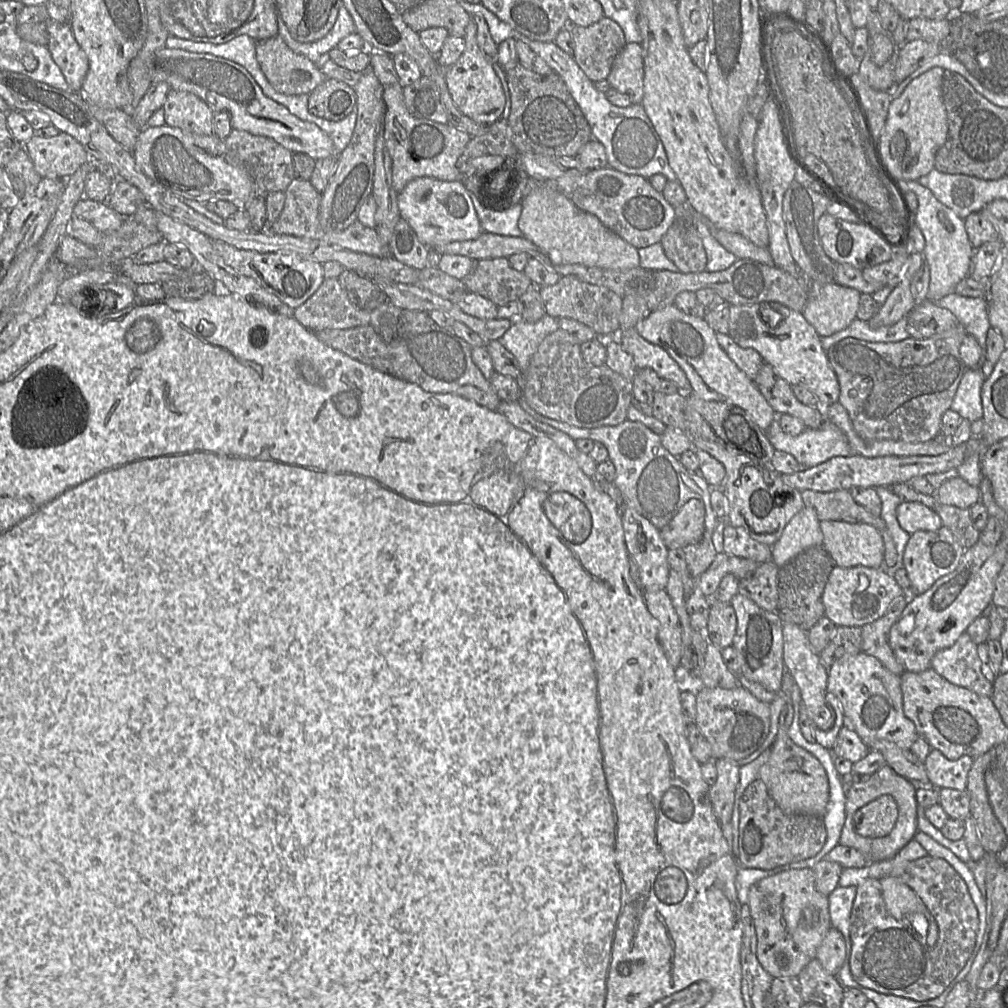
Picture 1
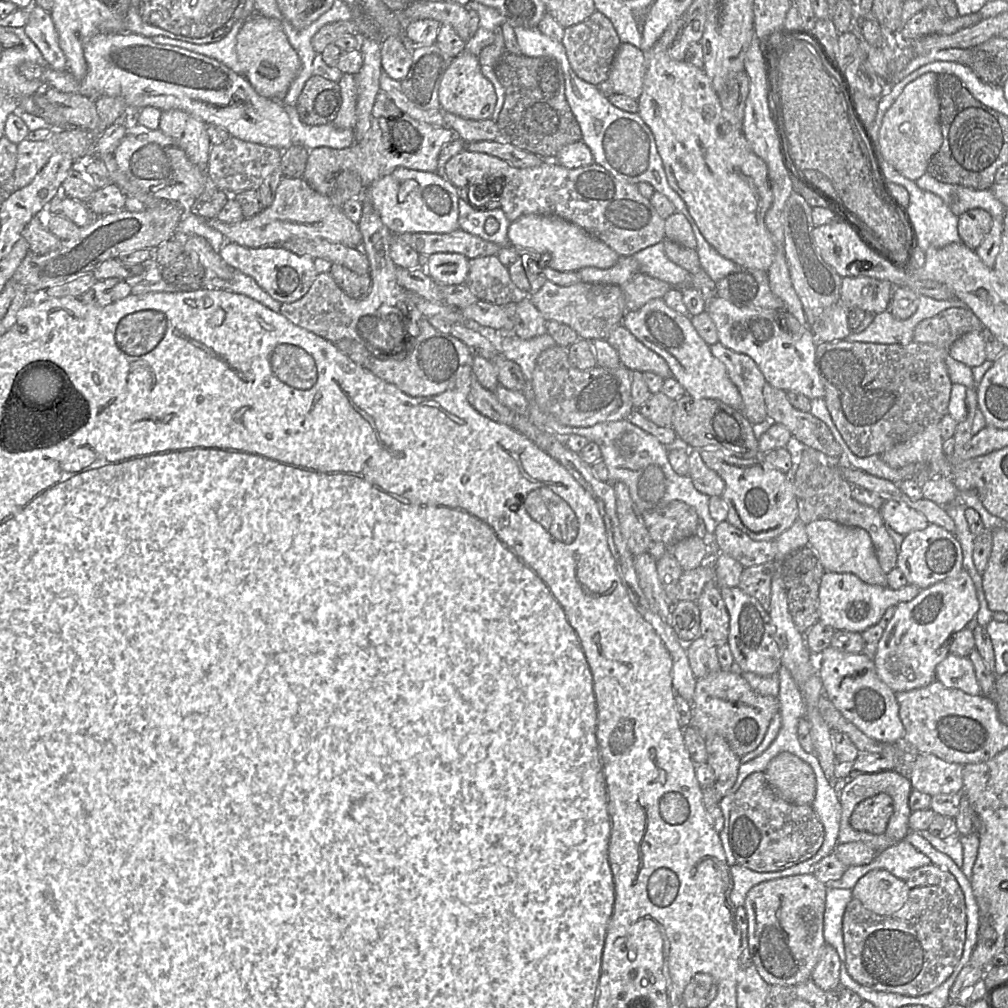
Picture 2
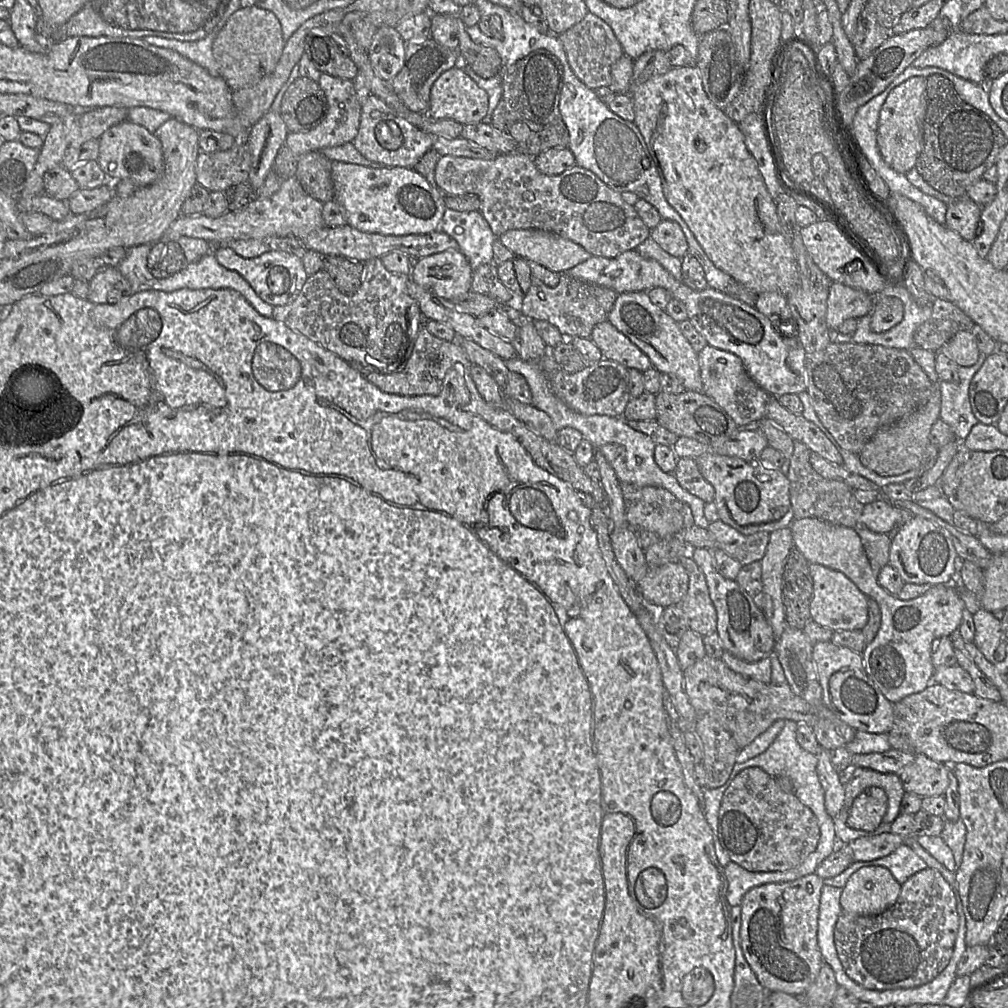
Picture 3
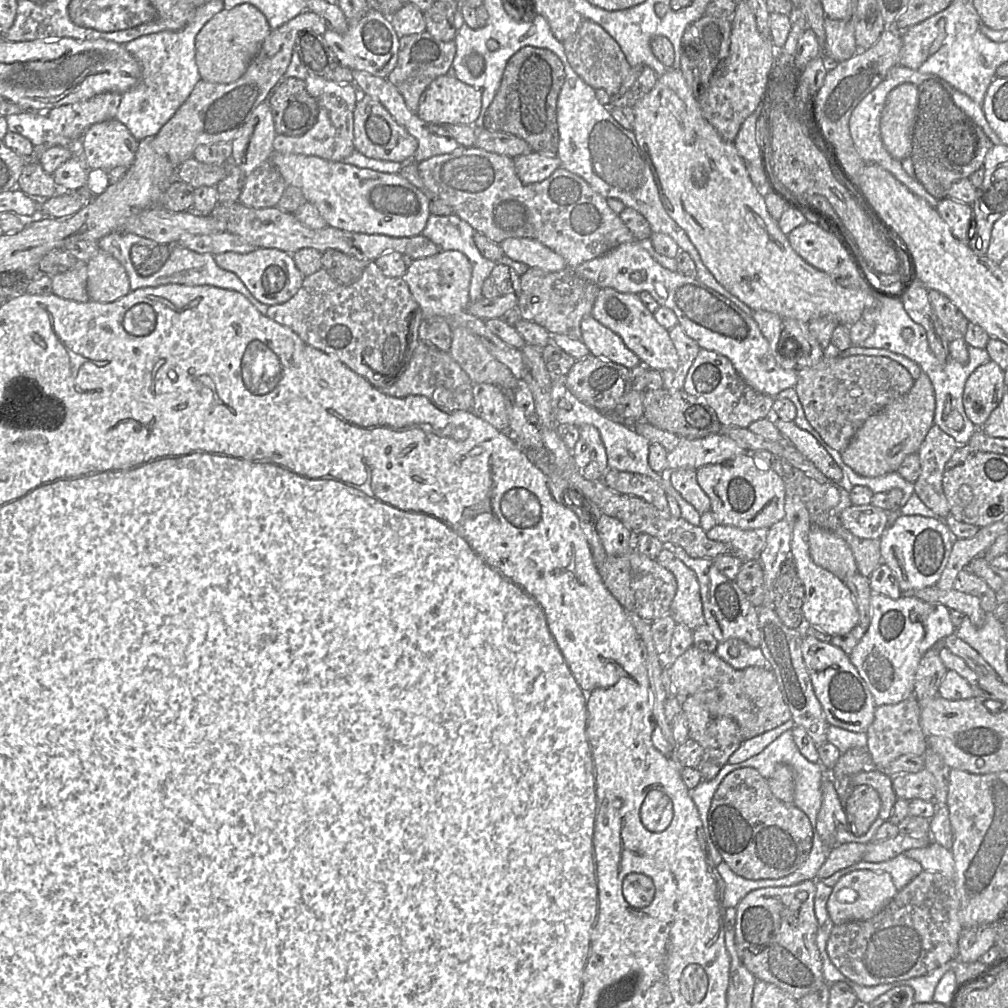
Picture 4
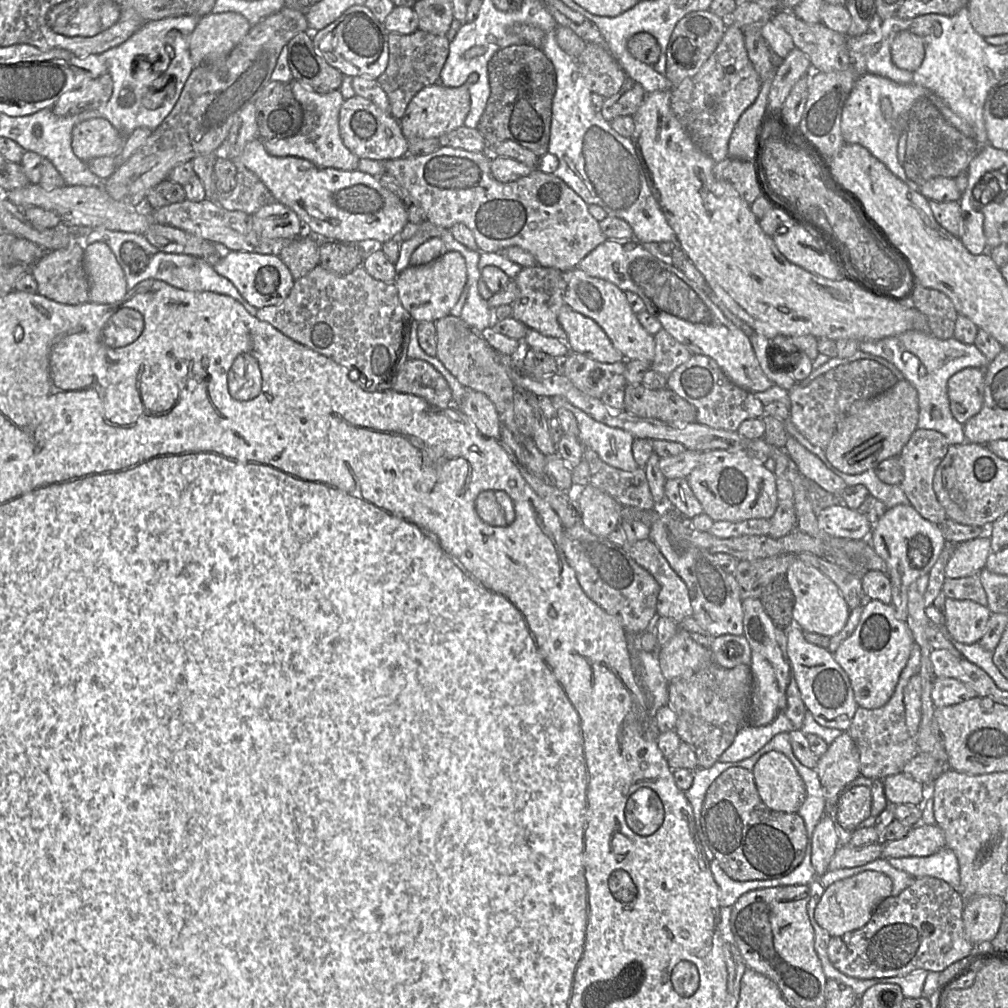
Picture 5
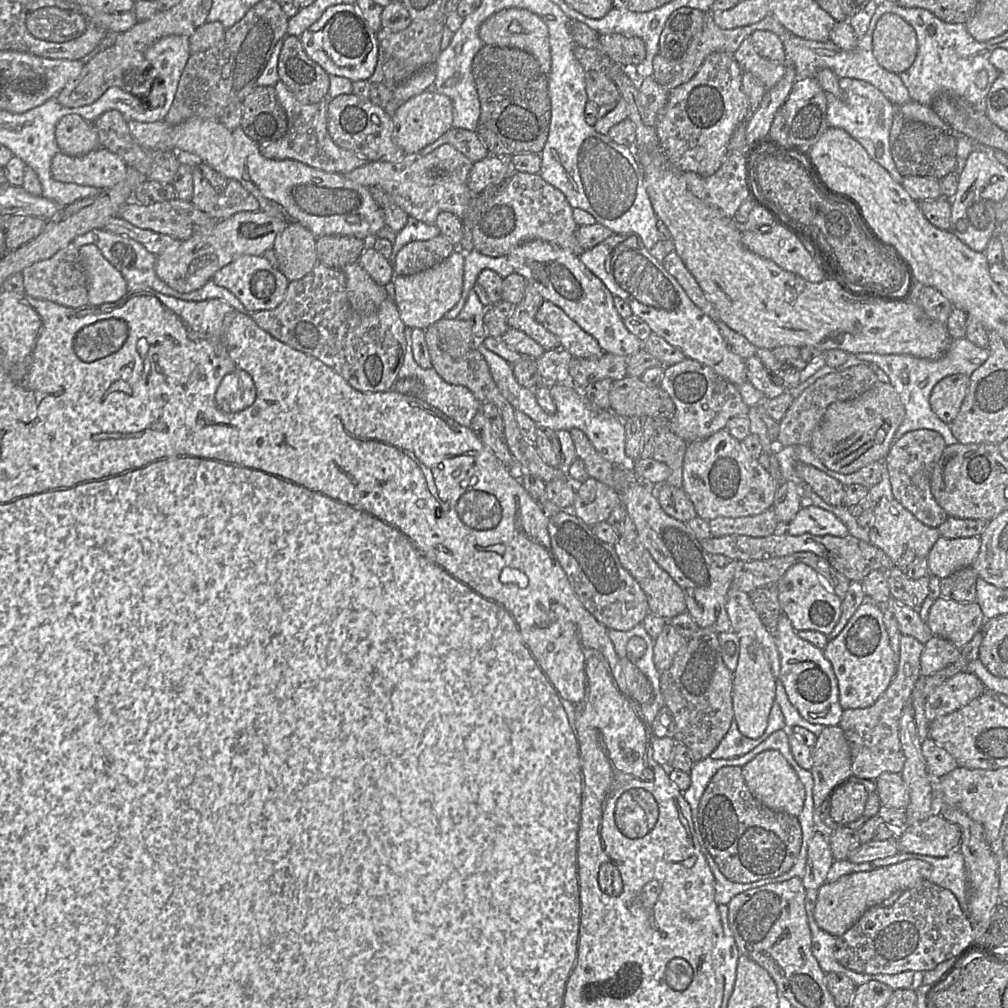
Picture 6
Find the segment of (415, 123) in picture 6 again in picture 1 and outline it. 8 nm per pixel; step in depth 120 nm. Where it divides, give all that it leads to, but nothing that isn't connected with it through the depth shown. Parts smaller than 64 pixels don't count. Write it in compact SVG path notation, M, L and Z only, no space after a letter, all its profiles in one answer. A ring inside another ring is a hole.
M471 18L464 36L465 50L456 63L445 68L445 80L454 104L465 116L479 124L493 124L503 114L505 95L501 81L494 71L493 60L479 49L476 30L476 24Z

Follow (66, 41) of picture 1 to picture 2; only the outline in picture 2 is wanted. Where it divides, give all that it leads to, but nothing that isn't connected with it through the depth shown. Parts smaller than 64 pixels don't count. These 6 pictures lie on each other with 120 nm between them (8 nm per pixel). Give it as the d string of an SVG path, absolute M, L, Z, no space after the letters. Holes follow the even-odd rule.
M34 4L28 10L28 22L23 27L26 35L37 46L50 68L66 70L66 58L59 46L58 34L50 13Z

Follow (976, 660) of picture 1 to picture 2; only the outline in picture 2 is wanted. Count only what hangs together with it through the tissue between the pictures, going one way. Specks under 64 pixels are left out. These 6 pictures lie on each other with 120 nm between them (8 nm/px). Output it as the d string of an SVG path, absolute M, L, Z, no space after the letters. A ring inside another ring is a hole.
M948 654L935 669L936 680L948 688L960 689L969 695L981 695L975 669L968 656Z

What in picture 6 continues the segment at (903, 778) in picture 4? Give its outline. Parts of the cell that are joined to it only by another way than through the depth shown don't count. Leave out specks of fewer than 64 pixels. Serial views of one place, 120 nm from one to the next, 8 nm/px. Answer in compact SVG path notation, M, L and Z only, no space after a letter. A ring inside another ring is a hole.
M885 772L875 780L878 796L883 807L905 810L910 801L907 785L901 774Z

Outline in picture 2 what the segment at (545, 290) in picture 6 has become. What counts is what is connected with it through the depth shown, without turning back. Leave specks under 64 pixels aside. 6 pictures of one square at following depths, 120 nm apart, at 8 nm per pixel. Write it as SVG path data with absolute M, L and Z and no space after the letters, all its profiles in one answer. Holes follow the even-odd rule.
M657 298L650 300L636 311L627 312L621 324L647 348L666 360L671 369L672 377L682 385L686 393L695 398L719 400L741 412L742 397L738 388L729 378L725 365L713 356L710 346L697 333L692 325L691 317L688 314L674 311L666 305L662 298Z

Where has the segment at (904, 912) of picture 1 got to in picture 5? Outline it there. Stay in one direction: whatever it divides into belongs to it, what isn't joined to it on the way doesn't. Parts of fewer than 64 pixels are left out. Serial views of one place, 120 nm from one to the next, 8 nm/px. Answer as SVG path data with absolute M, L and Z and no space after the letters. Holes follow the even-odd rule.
M863 871L828 886L816 906L814 918L831 937L842 936L865 926L877 905L891 896L891 892L892 880L888 875L876 871Z

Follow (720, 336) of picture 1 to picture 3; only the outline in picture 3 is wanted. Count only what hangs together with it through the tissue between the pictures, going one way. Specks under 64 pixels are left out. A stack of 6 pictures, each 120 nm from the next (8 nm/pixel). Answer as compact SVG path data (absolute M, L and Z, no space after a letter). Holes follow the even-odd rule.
M707 345L698 353L703 392L721 406L738 426L759 422L765 418L772 395L762 389L747 373L740 357Z

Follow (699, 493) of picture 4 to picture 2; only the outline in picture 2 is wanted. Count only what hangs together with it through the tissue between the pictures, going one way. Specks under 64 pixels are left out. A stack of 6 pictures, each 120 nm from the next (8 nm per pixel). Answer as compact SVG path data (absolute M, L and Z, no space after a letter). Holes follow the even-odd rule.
M693 450L688 456L689 470L687 475L692 479L694 487L710 497L721 497L724 490L724 480L717 472L707 467L699 450Z

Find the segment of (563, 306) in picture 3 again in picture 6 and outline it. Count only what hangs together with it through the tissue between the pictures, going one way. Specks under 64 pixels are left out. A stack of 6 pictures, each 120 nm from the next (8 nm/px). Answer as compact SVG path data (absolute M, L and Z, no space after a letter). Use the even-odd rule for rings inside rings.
M526 281L525 285L523 298L514 306L507 318L507 324L510 328L527 334L546 351L557 349L558 338L535 319L538 309L545 300L533 283Z

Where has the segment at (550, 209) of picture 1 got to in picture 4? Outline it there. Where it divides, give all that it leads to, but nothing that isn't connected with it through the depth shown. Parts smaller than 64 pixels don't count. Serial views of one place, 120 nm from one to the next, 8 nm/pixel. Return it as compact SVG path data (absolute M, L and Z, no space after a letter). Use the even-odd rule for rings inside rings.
M508 238L501 242L500 246L504 255L522 262L528 267L549 272L557 272L567 267L567 263L561 255L534 239Z

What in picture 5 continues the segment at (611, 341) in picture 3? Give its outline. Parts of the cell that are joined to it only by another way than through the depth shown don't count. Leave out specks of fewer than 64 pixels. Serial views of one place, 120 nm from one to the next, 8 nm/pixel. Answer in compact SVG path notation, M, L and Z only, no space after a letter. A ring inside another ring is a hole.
M564 305L559 311L558 321L567 334L570 353L583 354L601 363L626 361L604 330L591 318Z

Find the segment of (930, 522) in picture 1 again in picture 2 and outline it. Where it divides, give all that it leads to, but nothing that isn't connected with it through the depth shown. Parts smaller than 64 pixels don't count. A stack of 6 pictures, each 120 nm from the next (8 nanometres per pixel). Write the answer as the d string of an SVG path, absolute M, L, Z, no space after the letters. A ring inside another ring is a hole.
M893 500L884 502L879 512L887 527L901 535L923 530L930 524L922 513L903 502Z

